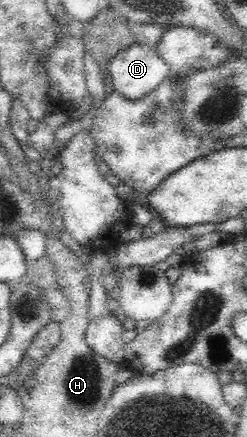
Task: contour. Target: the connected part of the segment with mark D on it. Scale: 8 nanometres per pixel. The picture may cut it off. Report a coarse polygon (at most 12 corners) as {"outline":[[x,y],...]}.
{"outline":[[131,43],[107,65],[110,90],[142,99],[179,77],[154,45]]}

